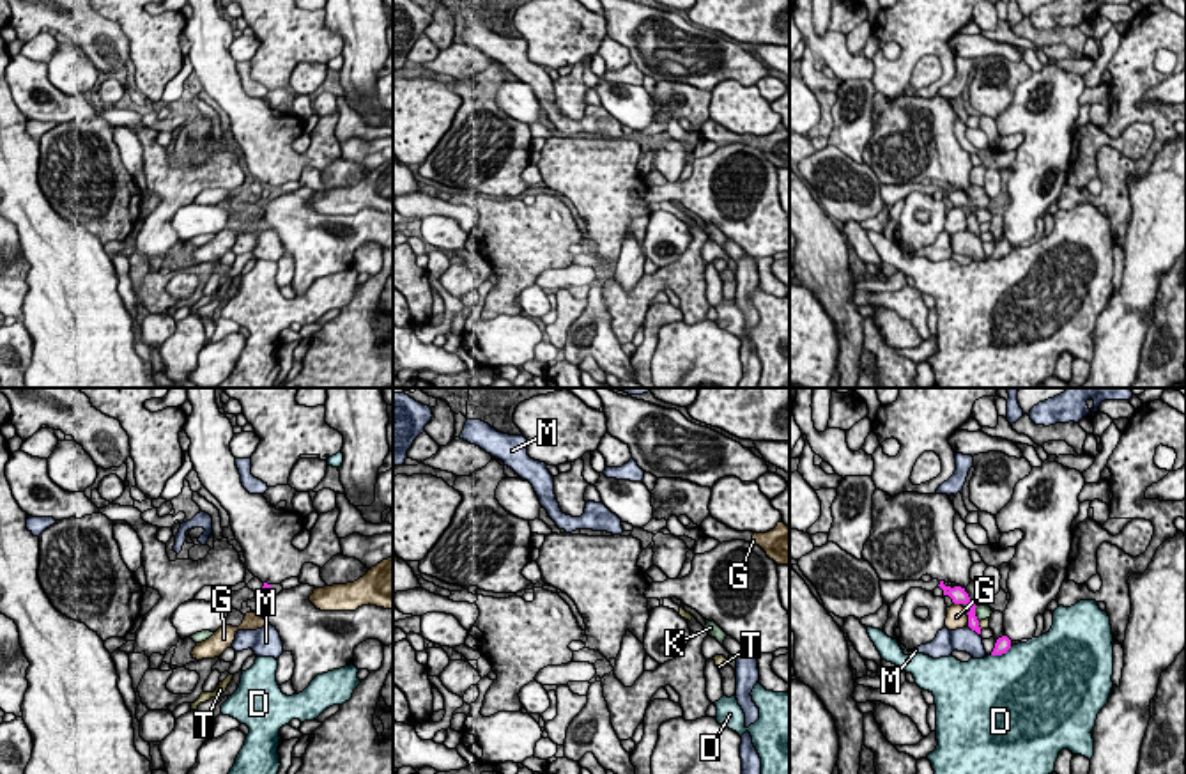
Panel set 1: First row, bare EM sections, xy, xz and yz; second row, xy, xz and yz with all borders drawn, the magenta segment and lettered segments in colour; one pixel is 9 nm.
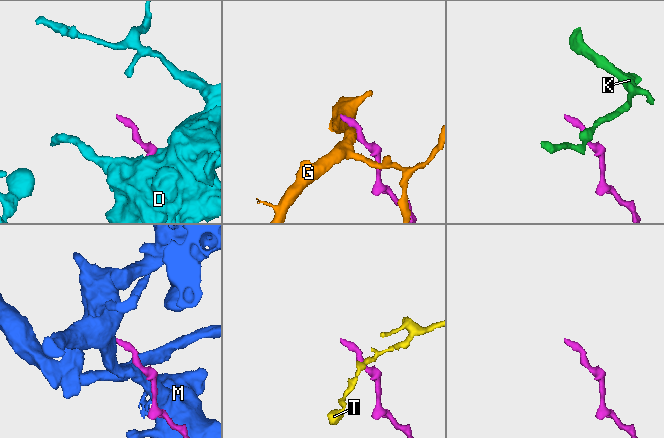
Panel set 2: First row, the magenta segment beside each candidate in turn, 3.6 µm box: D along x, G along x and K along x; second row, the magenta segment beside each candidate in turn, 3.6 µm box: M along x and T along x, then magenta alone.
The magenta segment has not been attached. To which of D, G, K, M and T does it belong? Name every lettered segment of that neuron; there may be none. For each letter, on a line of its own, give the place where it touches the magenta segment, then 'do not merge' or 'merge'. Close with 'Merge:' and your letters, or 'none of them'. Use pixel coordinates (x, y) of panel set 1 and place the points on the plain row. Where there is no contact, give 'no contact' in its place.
D: contact yz (1001, 257); do not merge
G: contact yz (969, 222); do not merge
K: contact yz (974, 216); do not merge
M: contact yz (972, 232); do not merge
T: contact yz (978, 229); do not merge
Merge: none of them

